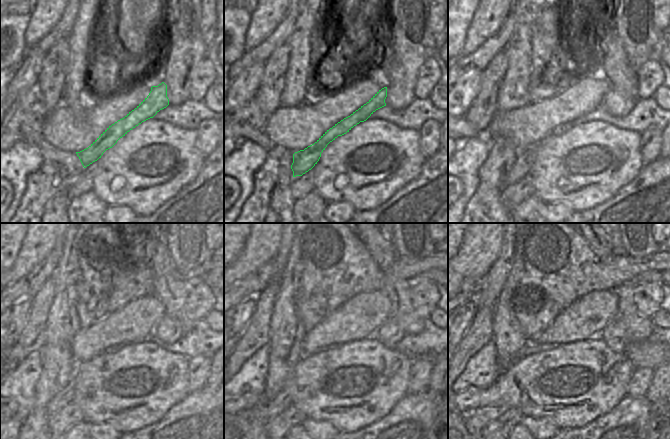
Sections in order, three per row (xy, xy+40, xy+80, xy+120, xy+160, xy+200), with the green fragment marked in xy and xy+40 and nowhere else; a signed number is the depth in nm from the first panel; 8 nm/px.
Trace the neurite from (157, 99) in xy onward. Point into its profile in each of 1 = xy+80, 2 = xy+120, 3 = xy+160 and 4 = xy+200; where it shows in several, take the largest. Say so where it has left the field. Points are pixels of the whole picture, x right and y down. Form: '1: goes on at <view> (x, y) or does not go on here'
1: goes on at xy+80 (521, 167)
2: goes on at xy+120 (66, 396)
3: goes on at xy+160 (266, 410)
4: goes on at xy+200 (475, 420)

